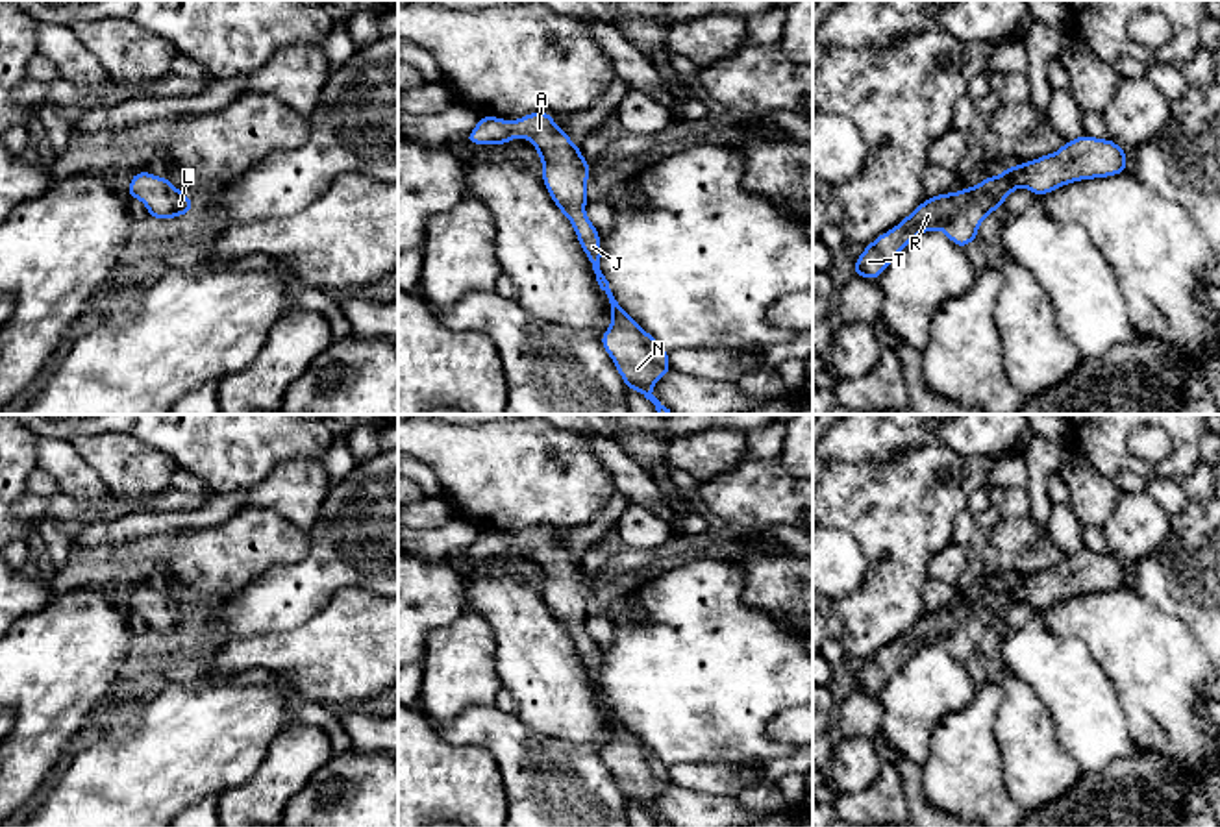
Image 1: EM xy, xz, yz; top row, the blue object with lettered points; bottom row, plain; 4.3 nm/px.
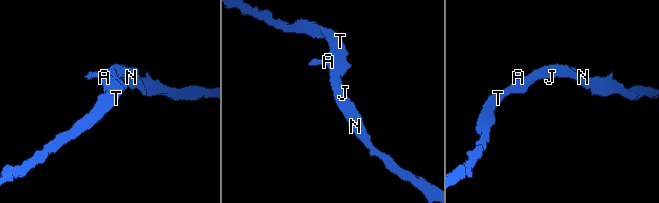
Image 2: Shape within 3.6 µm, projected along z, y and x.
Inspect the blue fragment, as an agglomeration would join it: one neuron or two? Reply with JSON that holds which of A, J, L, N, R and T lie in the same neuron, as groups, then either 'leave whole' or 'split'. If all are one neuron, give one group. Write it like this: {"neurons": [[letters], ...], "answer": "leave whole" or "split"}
{"neurons": [["A", "J", "L", "N", "R", "T"]], "answer": "leave whole"}

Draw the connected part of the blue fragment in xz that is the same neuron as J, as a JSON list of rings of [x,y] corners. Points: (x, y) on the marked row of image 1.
[[[546,111],[529,113],[518,120],[483,115],[465,137],[465,142],[502,146],[515,137],[533,142],[542,161],[542,183],[557,209],[572,222],[596,281],[607,296],[613,324],[600,339],[604,350],[629,390],[637,390],[650,400],[657,414],[676,414],[652,394],[652,387],[670,370],[666,350],[620,307],[616,294],[600,270],[600,235],[585,215],[589,202],[587,181],[592,163],[583,159],[581,148],[572,142]]]

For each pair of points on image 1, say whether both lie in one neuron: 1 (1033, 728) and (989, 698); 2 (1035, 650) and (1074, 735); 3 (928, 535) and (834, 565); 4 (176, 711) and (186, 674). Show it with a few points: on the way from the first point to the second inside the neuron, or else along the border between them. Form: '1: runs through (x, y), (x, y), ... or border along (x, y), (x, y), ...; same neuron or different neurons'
1: border along (1002, 683), (1002, 703), (993, 728), (1000, 750); different neurons
2: runs through (1056, 670), (1074, 689), (1074, 715); same neuron
3: border along (832, 528), (856, 541), (865, 563), (848, 596); different neurons
4: border along (204, 681), (165, 687); different neurons

